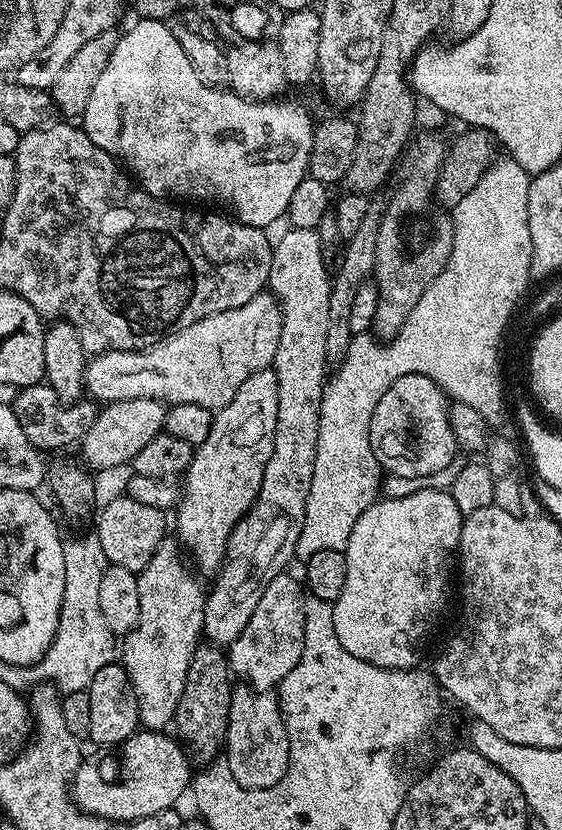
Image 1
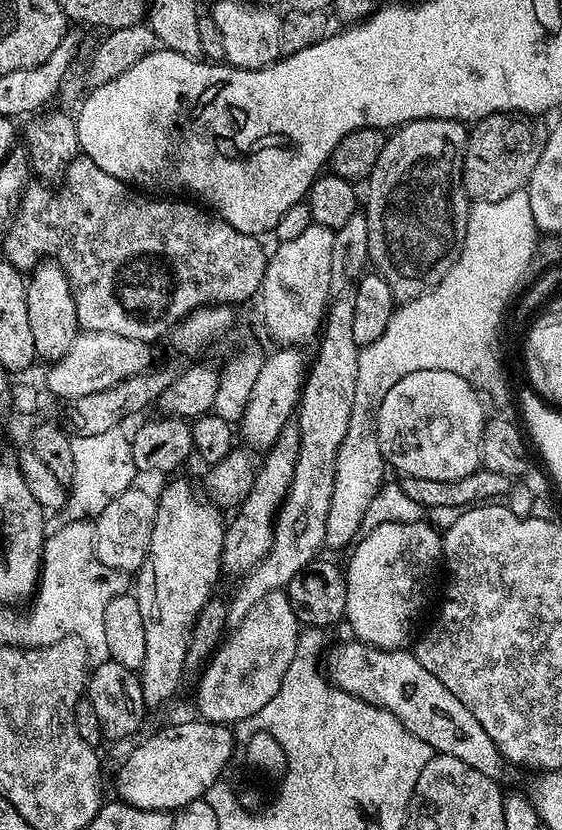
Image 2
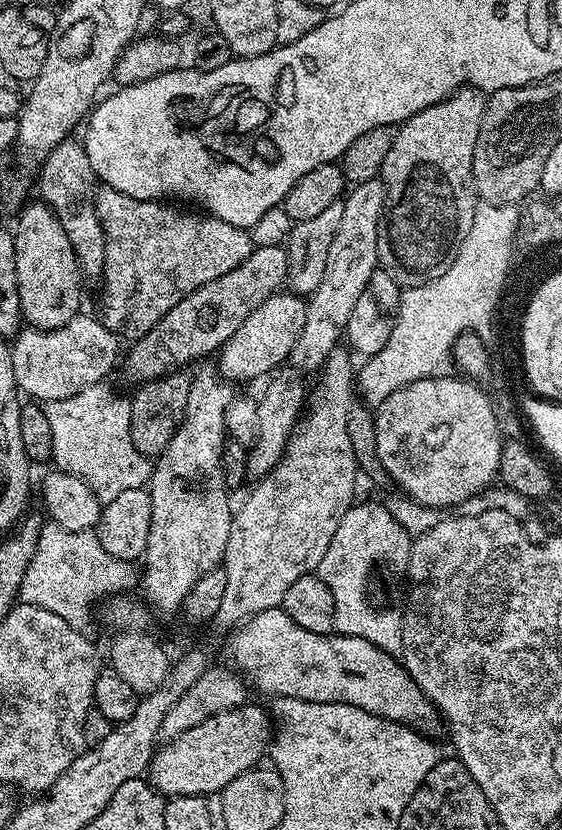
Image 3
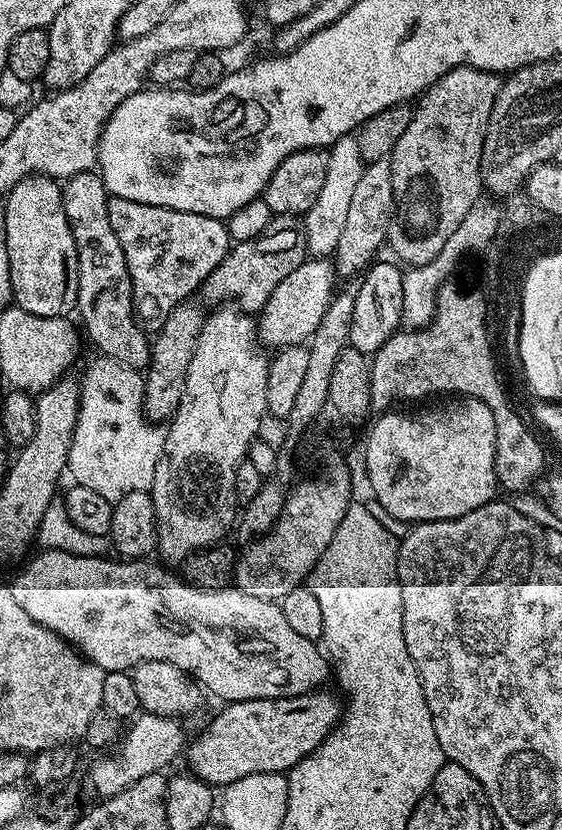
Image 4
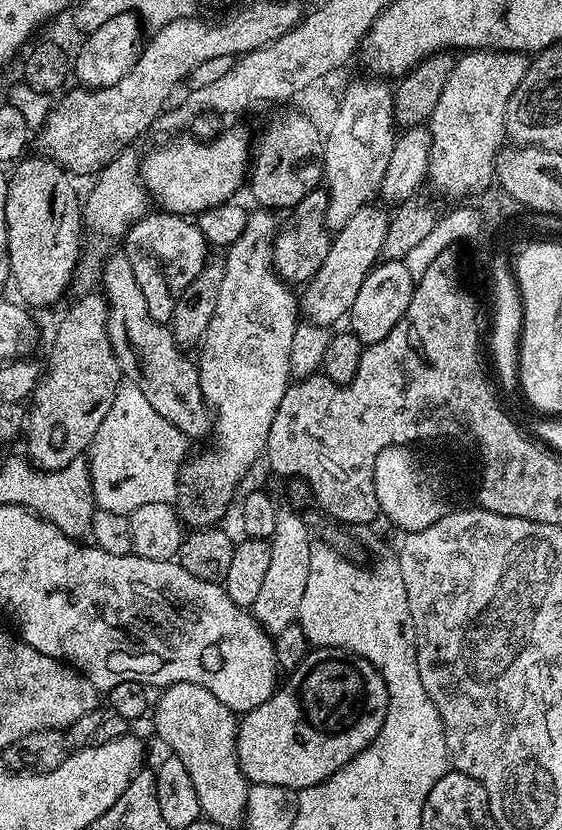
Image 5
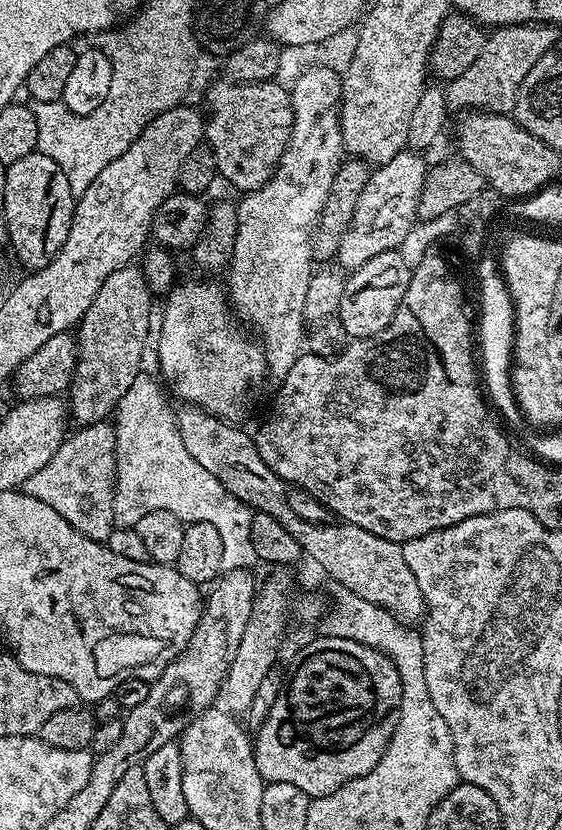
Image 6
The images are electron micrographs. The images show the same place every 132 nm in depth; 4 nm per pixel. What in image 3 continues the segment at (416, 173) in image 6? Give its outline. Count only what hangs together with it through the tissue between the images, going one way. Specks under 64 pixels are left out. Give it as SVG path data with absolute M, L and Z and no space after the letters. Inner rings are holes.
M284 290L266 298L266 302L262 302L262 306L258 306L258 310L254 310L254 314L250 314L250 318L246 318L238 330L234 330L234 334L220 349L220 375L229 382L237 382L236 380L256 380L259 376L267 377L275 373L275 368L291 357L294 342L298 342L298 334L302 334L302 326L306 326L307 313L307 303L291 291Z

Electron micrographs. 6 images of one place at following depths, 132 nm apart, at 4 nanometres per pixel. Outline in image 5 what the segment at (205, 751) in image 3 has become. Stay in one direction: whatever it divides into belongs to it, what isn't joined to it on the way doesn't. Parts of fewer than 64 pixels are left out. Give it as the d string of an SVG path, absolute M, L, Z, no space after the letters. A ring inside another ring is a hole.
M313 647L306 654L306 658L302 658L300 665L294 671L287 673L286 679L288 679L288 685L285 688L284 685L277 687L276 693L266 702L262 702L262 706L243 713L236 729L236 753L238 754L242 774L252 784L269 784L270 786L282 786L283 788L299 790L309 788L326 778L330 778L335 772L342 770L342 766L346 766L346 762L350 762L359 752L366 750L366 746L370 746L370 742L374 742L374 738L378 734L378 730L382 730L382 722L386 718L388 691L382 674L378 674L375 666L370 662L366 662L366 658L355 656L353 652L347 652L344 648Z

